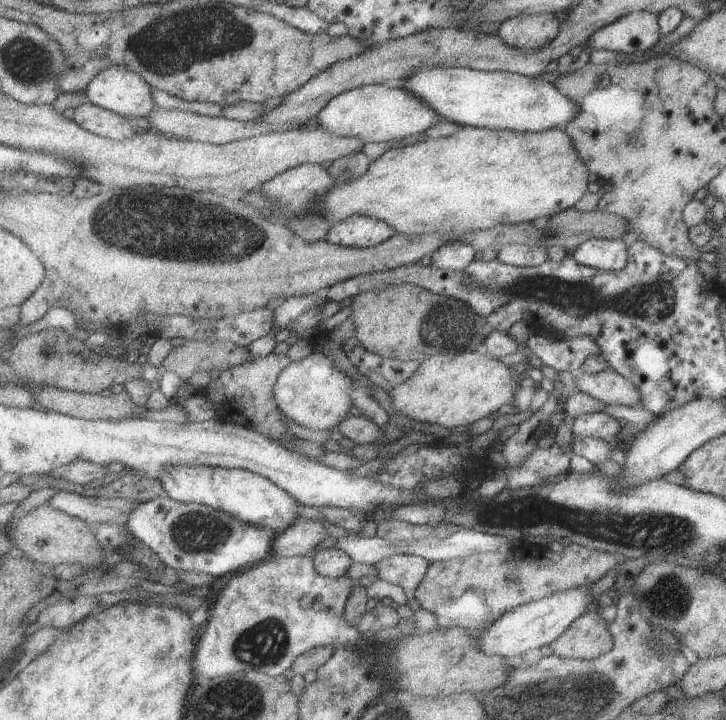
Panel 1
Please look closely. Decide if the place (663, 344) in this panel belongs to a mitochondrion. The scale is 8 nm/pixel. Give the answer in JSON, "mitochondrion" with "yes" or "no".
{"mitochondrion":"no"}

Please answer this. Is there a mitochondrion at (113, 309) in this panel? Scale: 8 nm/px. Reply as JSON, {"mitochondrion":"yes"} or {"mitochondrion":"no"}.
{"mitochondrion":"no"}

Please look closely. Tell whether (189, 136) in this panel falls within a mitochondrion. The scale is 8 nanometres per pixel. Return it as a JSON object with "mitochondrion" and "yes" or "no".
{"mitochondrion":"no"}

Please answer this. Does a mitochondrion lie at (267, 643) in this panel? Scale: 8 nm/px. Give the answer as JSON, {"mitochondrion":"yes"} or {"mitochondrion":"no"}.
{"mitochondrion":"yes"}

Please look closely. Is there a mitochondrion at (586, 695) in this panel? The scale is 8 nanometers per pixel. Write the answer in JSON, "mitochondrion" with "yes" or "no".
{"mitochondrion":"yes"}

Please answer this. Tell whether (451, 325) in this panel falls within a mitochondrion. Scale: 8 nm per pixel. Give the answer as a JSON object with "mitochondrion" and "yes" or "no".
{"mitochondrion":"yes"}

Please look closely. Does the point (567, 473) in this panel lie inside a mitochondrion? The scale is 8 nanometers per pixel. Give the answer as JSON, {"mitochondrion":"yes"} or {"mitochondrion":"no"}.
{"mitochondrion":"no"}

